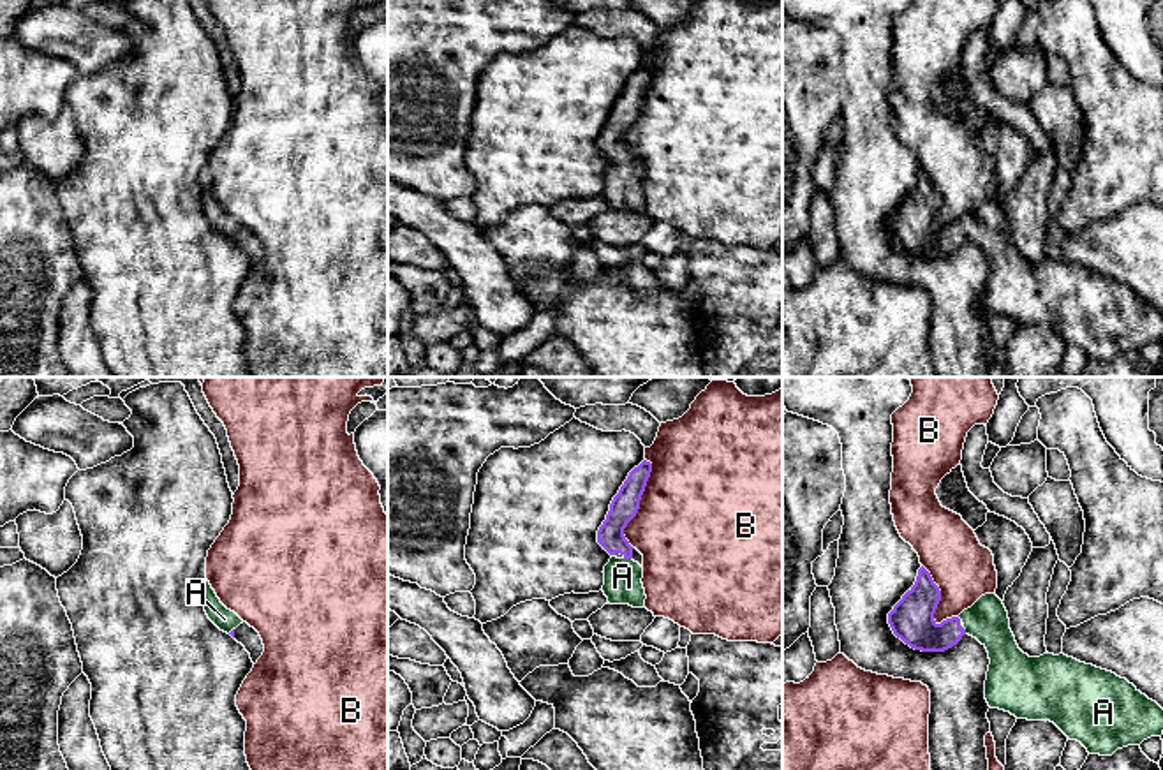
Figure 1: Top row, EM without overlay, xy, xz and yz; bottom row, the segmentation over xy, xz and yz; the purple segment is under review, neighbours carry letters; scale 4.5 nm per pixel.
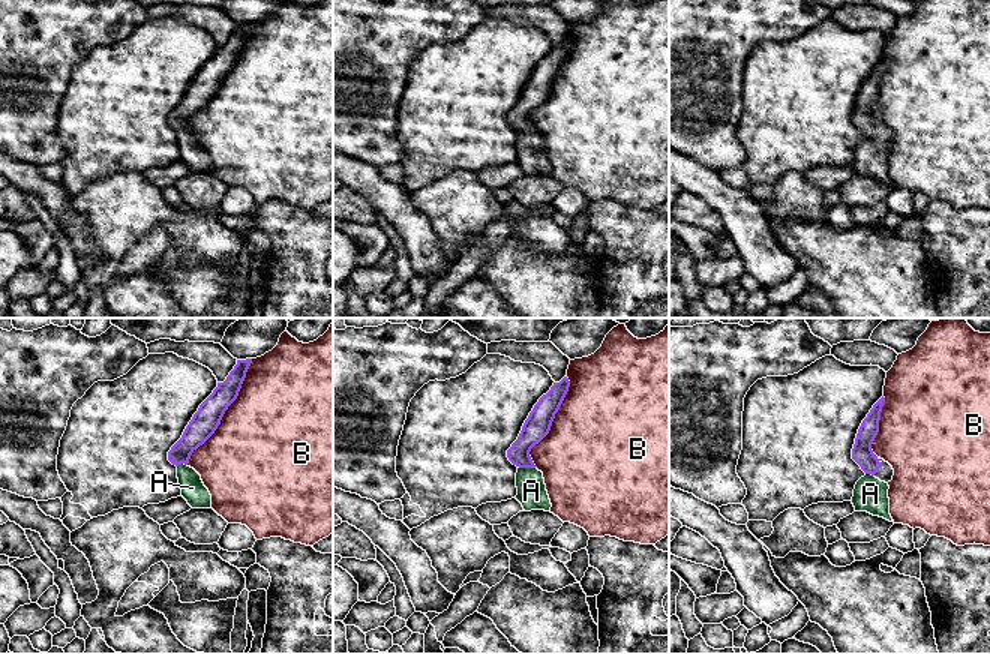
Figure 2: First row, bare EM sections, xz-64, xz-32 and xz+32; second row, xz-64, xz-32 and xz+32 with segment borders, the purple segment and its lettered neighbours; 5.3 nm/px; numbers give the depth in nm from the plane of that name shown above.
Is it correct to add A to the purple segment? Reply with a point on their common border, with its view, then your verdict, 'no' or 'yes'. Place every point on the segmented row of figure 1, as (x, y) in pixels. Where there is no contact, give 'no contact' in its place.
meets purple in xz at (628, 557); yes

